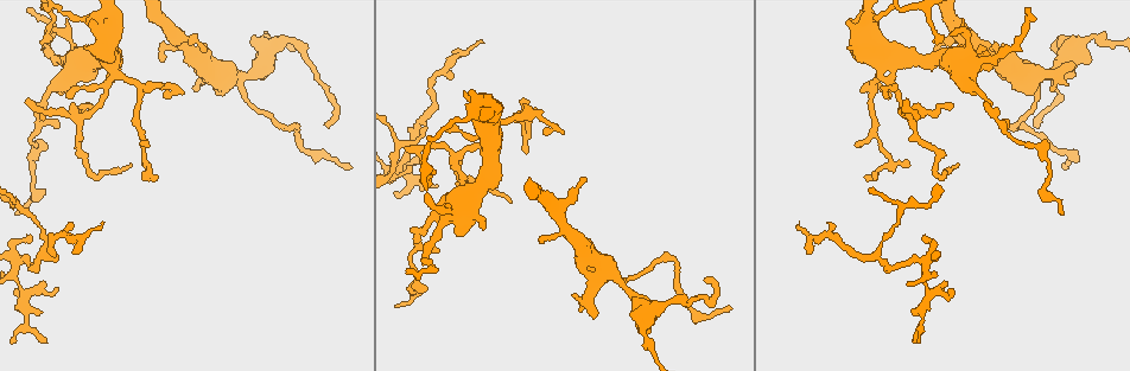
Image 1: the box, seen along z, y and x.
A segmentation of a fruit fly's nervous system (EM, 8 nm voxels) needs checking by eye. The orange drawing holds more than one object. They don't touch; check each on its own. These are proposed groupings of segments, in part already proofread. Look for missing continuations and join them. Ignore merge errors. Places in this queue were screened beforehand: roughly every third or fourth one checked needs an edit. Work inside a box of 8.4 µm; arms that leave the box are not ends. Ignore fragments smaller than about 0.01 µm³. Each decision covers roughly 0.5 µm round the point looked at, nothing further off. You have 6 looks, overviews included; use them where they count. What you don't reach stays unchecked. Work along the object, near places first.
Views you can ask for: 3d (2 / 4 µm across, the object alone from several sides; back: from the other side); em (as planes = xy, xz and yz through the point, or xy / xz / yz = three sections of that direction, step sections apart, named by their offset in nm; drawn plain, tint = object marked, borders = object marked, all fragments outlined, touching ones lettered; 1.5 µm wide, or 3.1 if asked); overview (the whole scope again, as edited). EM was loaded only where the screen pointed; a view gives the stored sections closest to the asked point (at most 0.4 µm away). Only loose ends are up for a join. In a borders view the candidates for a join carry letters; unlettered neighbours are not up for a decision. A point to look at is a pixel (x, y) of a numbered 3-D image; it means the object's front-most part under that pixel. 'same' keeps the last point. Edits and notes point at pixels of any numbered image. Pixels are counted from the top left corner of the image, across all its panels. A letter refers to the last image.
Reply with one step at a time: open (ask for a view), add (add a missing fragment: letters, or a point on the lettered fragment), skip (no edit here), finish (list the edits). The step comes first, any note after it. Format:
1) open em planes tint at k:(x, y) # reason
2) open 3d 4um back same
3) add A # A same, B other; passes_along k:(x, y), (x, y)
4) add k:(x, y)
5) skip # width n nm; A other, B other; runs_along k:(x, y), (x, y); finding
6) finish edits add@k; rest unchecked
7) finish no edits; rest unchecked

open 3d 2um at 1:(49, 38) # thin end

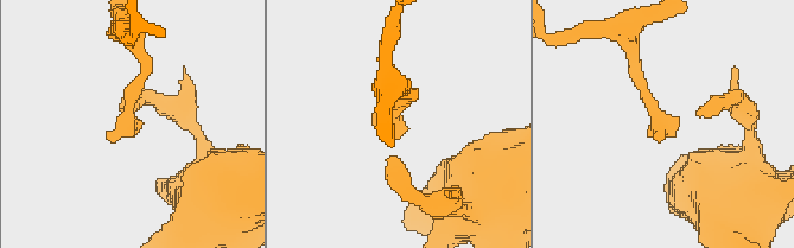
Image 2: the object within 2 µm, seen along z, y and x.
open em xz step 8 borders at 2:(392, 161)

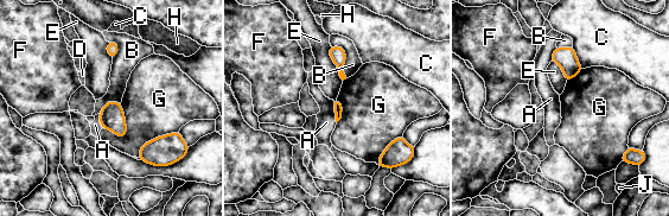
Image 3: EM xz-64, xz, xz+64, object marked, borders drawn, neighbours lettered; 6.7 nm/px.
skip # longest_contact G 240 nm; A other, B other, C other, D other, E other, F other, G other, H other, J other; none of them fits

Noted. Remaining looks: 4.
open em xy step 4 borders at 1:(906, 100) # tapers out

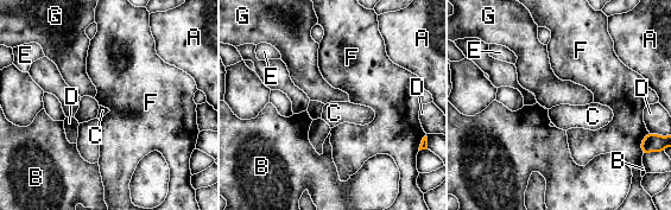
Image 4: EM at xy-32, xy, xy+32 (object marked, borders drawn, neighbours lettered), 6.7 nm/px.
open em planes borders same

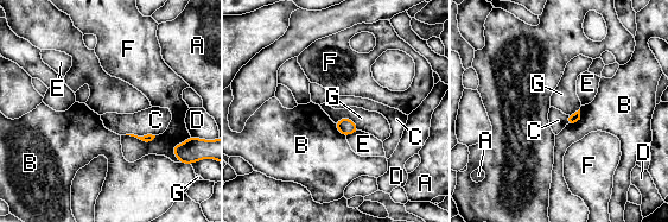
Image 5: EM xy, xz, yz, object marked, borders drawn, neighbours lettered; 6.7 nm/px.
skip # A other, B other, C other, D other, E other, F other, G other; no lettered fragment goes on from it

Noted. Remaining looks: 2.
open em planes borders at 1:(101, 228) # thin end

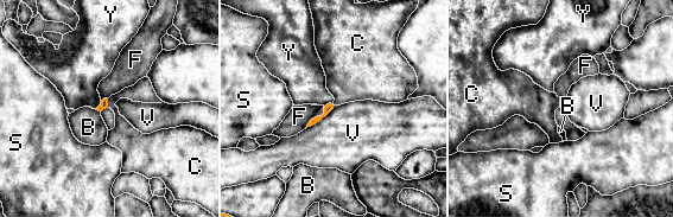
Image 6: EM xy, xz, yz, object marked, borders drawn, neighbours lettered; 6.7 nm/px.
add C # B other, C same, F other, S other, V other, Y other; it goes on there

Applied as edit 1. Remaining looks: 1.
finish edits add@6; rest unchecked

